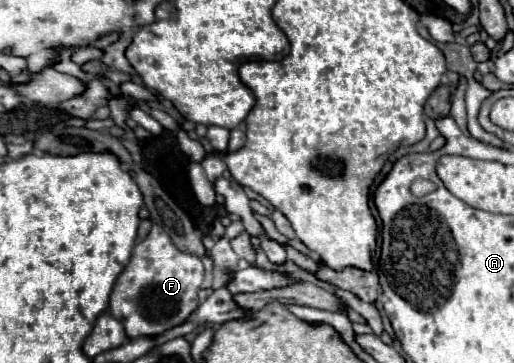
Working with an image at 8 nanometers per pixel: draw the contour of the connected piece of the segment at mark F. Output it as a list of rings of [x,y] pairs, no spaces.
[[[152,225],[148,237],[134,247],[126,269],[114,283],[110,313],[122,321],[130,339],[162,333],[186,321],[186,317],[198,307],[198,289],[202,279],[202,261],[196,255],[182,253],[160,225]]]

